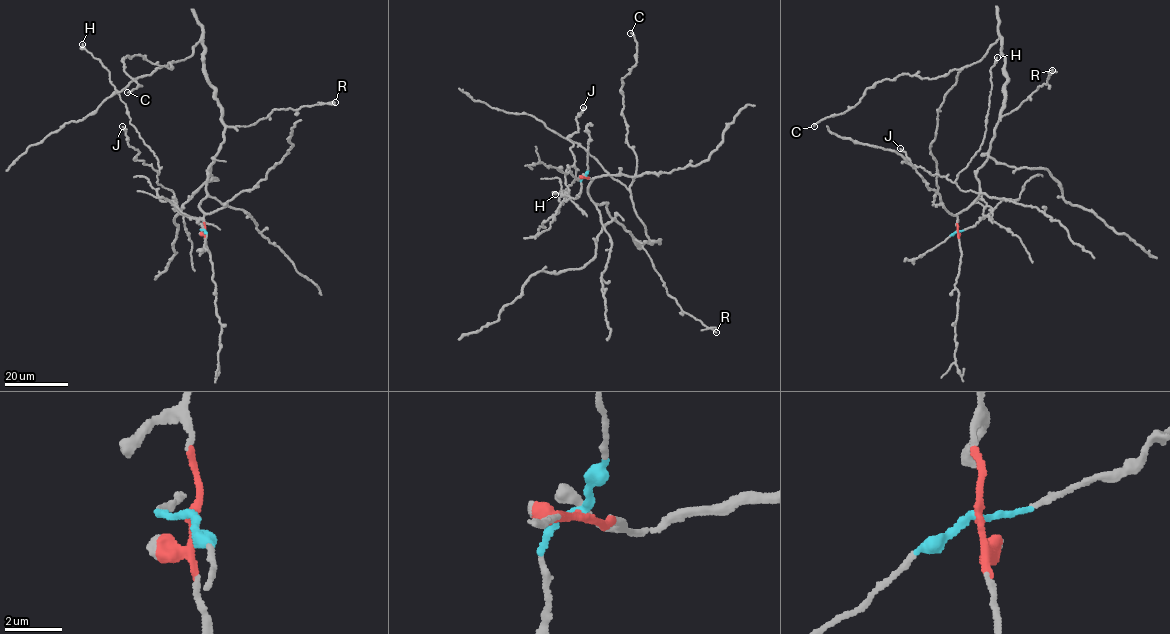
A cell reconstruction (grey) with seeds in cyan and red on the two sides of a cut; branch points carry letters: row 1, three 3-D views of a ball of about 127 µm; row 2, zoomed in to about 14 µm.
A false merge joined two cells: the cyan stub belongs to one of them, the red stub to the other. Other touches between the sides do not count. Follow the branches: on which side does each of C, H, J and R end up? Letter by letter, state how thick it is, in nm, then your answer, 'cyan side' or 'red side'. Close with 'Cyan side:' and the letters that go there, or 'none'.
C: calibre 170 nm; red side
H: calibre 240 nm; cyan side
J: calibre 190 nm; cyan side
R: calibre 160 nm; red side
Cyan side: H, J

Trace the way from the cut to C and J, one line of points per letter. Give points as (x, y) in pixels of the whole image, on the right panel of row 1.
C: (957, 231), (1002, 110), (1000, 37), (942, 76), (875, 82), (814, 126)
J: (957, 231), (972, 227), (989, 214), (992, 209), (981, 193), (962, 191), (945, 176), (916, 167), (900, 148)

